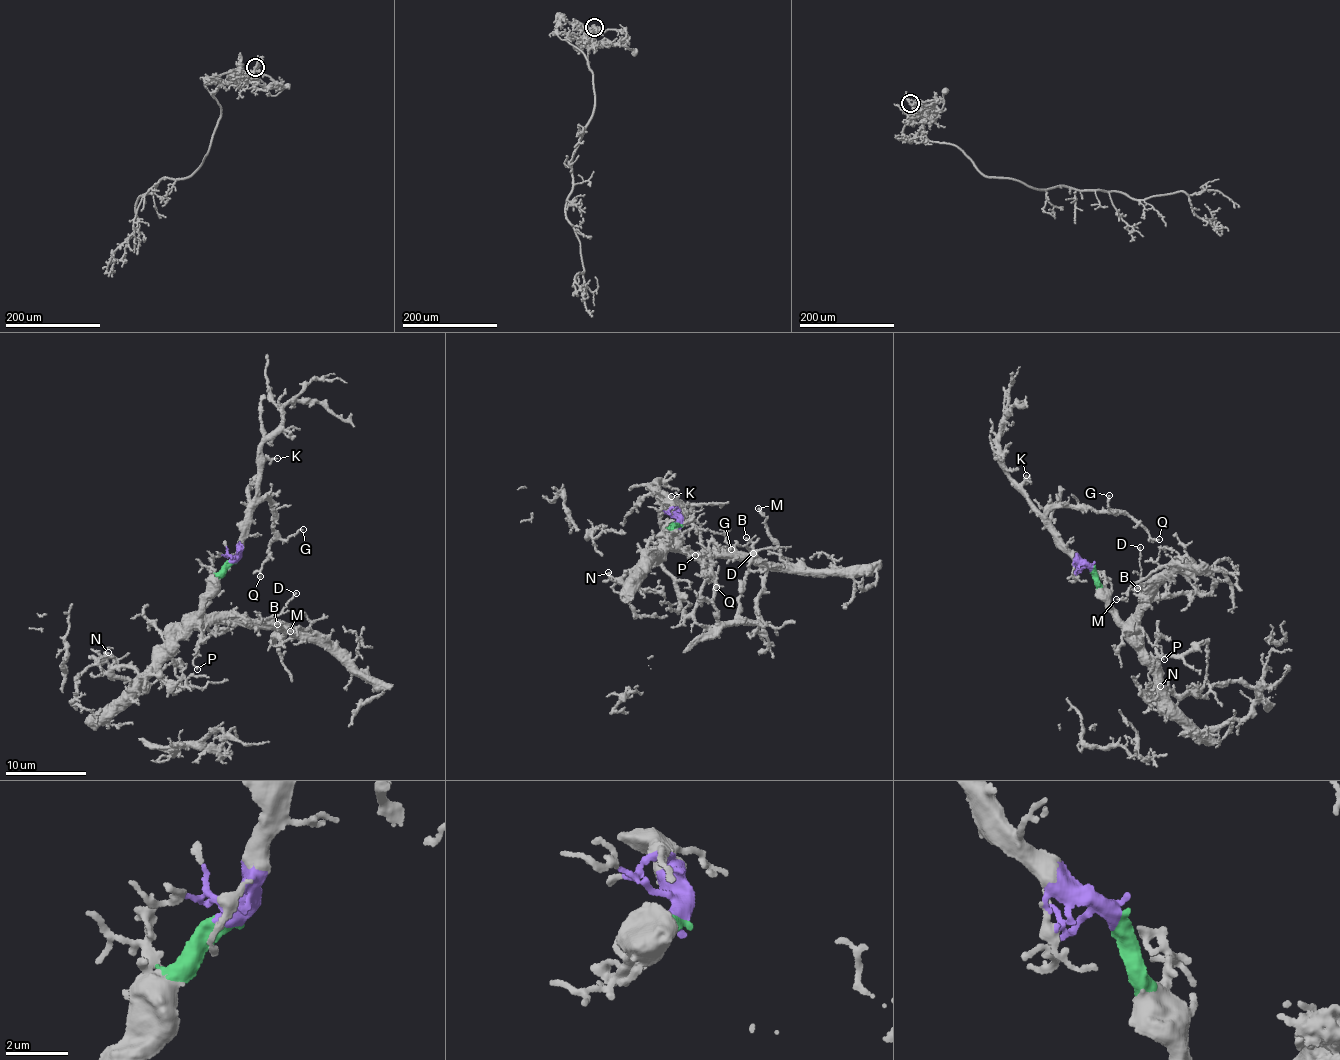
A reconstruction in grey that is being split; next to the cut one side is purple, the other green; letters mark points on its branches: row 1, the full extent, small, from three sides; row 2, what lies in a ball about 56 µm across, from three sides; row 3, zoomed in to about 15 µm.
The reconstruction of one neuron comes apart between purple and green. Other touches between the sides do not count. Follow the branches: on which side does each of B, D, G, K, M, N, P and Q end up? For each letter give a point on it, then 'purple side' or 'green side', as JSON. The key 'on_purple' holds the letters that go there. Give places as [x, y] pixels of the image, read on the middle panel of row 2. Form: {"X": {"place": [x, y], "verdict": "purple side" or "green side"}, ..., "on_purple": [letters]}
{"B": {"place": [746, 537], "verdict": "green side"}, "D": {"place": [753, 553], "verdict": "green side"}, "G": {"place": [731, 549], "verdict": "purple side"}, "K": {"place": [671, 496], "verdict": "purple side"}, "M": {"place": [758, 508], "verdict": "green side"}, "N": {"place": [608, 572], "verdict": "green side"}, "P": {"place": [695, 555], "verdict": "green side"}, "Q": {"place": [716, 587], "verdict": "purple side"}, "on_purple": ["G", "K", "Q"]}

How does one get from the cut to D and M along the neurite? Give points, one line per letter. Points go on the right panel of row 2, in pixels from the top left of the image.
D: (1092, 568), (1113, 611), (1123, 622), (1129, 622), (1149, 591), (1141, 586), (1141, 546)
M: (1092, 568), (1113, 611), (1123, 622), (1129, 622), (1171, 567), (1153, 570), (1128, 589), (1127, 597), (1117, 600)

